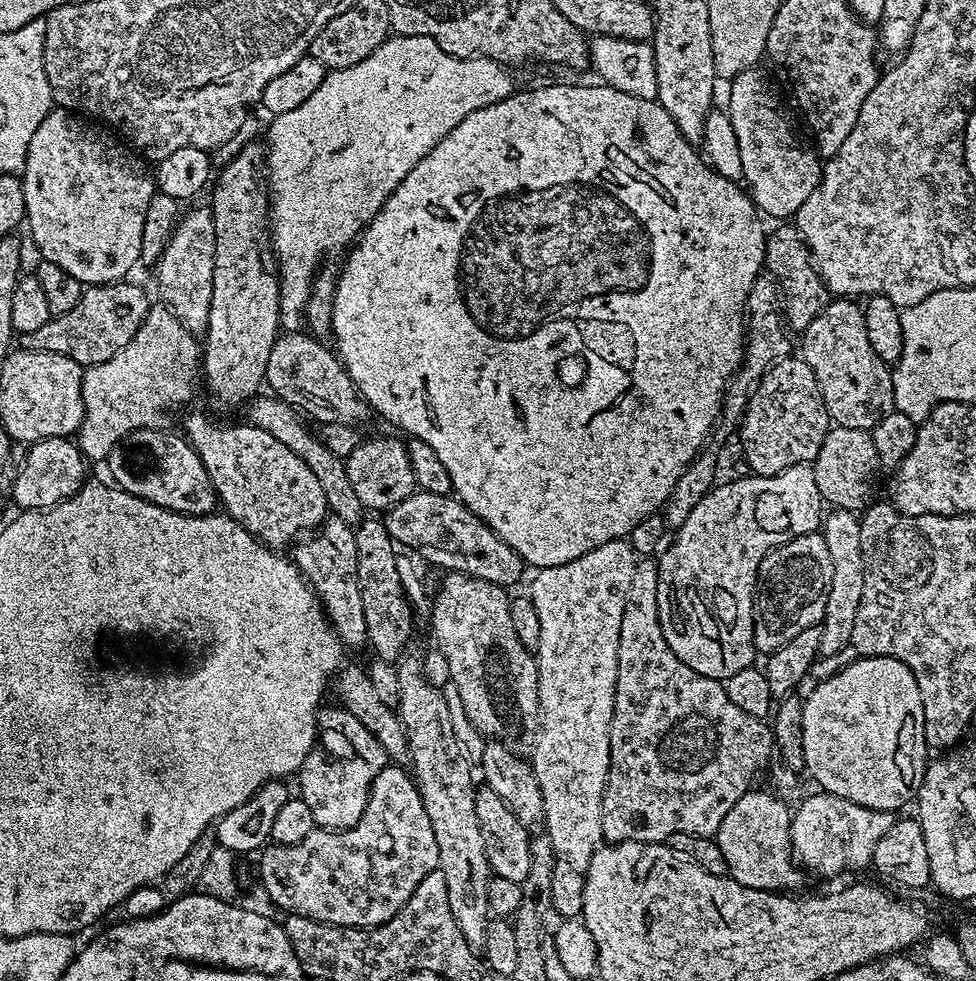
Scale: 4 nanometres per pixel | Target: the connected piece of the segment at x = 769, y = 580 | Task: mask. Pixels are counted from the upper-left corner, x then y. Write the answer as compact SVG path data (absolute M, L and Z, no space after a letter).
M819 531L802 534L770 550L766 558L762 558L752 598L752 637L756 643L757 653L767 654L774 648L780 648L801 630L817 627L823 621L826 598L830 590L830 574L834 574L830 550L826 547L826 538Z

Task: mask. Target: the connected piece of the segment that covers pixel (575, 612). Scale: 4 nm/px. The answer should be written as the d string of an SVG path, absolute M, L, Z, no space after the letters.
M627 539L611 540L606 546L574 558L562 566L542 568L532 580L530 598L538 610L540 646L535 649L538 670L540 726L531 745L530 763L537 778L544 803L543 827L552 839L559 859L570 862L577 870L587 868L590 858L604 840L602 798L610 766L610 722L614 714L614 694L618 678L618 638L622 630L622 610L626 590L634 578L637 555Z

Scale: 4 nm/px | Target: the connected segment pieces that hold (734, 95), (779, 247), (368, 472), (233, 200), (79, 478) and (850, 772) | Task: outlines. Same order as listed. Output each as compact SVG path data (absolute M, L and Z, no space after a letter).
M748 68L739 72L731 77L729 84L732 85L728 88L726 111L730 122L734 122L734 135L738 138L738 150L742 154L743 183L752 203L765 217L795 217L802 202L806 202L820 184L822 157L807 139L804 141L800 137L779 94L760 70Z
M790 222L779 224L782 225L773 231L771 229L765 237L765 269L781 281L782 307L787 327L793 333L802 334L806 326L818 316L828 303L831 303L832 295L816 272L809 248L801 238L796 226Z
M399 435L396 436L365 439L344 457L346 474L358 497L358 502L362 502L365 510L372 514L389 512L394 506L398 506L398 502L410 498L410 494L418 488L414 466L410 466L407 443Z
M248 144L224 169L219 169L211 189L210 207L214 214L214 290L210 298L208 328L202 334L202 380L208 383L208 392L224 408L247 405L261 391L265 383L266 362L270 362L270 350L274 350L280 327L280 282L270 267L270 252L266 245L270 236L266 231L266 213L270 208L270 196L262 169L266 156L256 144Z
M59 436L46 438L27 449L24 461L12 480L12 500L20 510L39 510L52 508L70 498L86 483L84 467L86 461L79 443L75 439Z
M860 656L856 658L853 664L846 665L841 672L838 672L838 670L833 671L831 675L819 681L815 687L816 689L809 696L807 694L803 697L802 747L805 751L804 767L807 774L812 775L820 783L819 787L823 791L846 798L858 806L866 806L870 810L886 810L887 812L895 813L896 808L902 807L903 804L908 804L911 800L913 803L917 799L924 781L924 769L930 756L930 749L924 740L924 703L922 702L922 694L918 690L918 682L914 678L912 670L907 668L901 660L896 660L892 656Z

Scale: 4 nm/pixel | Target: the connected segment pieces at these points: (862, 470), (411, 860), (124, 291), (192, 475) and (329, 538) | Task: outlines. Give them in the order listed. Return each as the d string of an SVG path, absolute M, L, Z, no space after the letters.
M831 427L812 463L812 469L820 497L827 505L830 503L835 509L863 511L871 501L873 479L880 470L880 459L877 458L871 433L856 427Z
M385 766L374 778L366 810L354 826L339 830L316 827L294 846L269 843L258 859L263 895L281 913L343 928L377 928L437 867L438 842L434 842L434 826L430 826L411 771L404 766Z
M128 283L93 284L85 287L74 310L53 316L46 322L46 326L34 330L34 334L23 336L23 347L29 352L66 354L66 358L74 358L74 362L81 366L101 364L106 362L106 358L114 358L114 354L118 354L118 350L122 350L122 346L126 346L126 342L138 334L138 326L142 326L150 307L147 294L138 285Z
M163 427L139 428L121 438L108 456L106 467L111 483L123 492L171 512L207 516L218 508L216 491L202 466L202 458L183 435L163 432Z
M329 515L319 528L291 549L290 556L319 598L325 616L332 623L332 629L344 643L345 649L365 647L368 635L366 614L362 610L362 590L358 590L358 542L355 527L342 522L342 518Z

